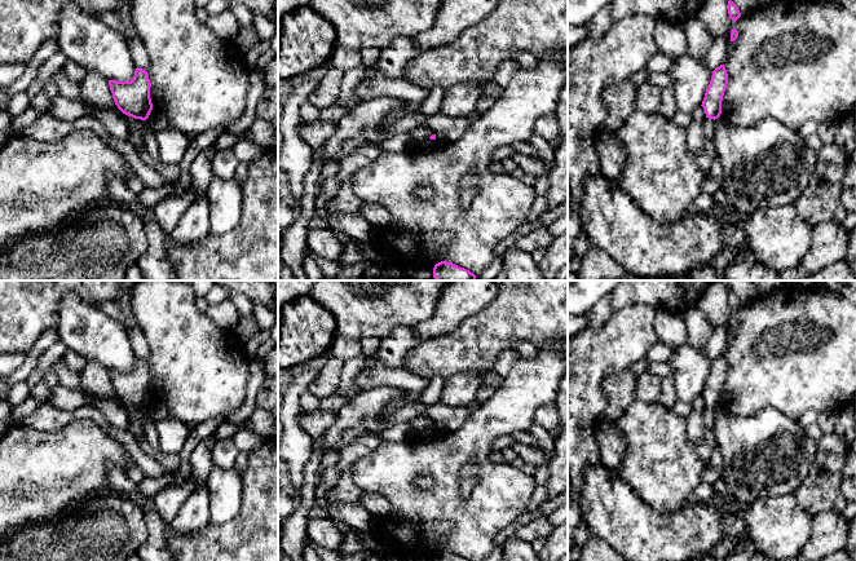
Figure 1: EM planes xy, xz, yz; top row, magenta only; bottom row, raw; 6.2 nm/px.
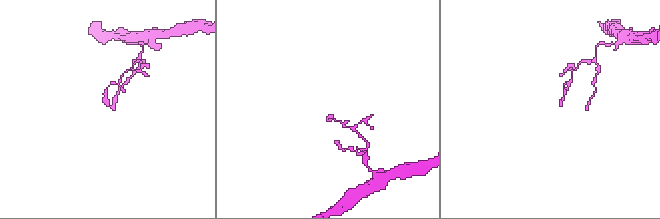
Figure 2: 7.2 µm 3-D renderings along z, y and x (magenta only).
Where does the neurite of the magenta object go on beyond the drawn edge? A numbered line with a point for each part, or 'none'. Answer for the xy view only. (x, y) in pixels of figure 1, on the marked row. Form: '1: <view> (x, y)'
none

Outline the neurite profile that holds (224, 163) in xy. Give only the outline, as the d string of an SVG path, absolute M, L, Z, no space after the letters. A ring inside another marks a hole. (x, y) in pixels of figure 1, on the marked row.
M231 147L217 150L212 159L212 171L217 177L229 180L235 176L238 163Z

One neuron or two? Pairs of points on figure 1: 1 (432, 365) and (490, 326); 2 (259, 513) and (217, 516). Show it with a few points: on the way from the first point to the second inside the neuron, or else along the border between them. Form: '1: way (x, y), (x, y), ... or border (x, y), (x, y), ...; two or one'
1: way (446, 356), (468, 348), (476, 340); one
2: border (242, 485), (239, 511), (232, 518), (214, 525); two

